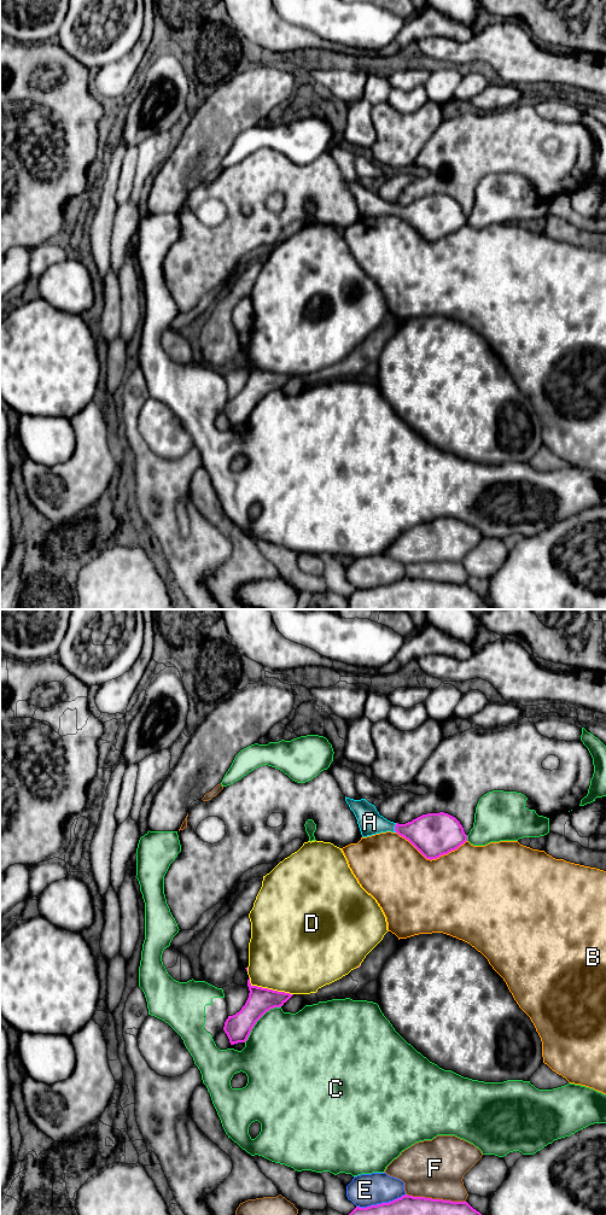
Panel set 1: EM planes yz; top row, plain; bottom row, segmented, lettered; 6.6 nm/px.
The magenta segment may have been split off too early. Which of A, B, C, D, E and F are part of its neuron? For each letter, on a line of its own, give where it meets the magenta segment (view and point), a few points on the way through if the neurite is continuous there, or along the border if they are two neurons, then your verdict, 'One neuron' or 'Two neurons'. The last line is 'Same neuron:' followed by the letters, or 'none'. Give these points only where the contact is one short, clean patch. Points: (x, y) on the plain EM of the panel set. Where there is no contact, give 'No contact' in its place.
A: Touches magenta at yz (395, 210). Path across: yz (431, 216), (395, 210), (369, 204). One neuron
B: Touches magenta at yz (431, 241). Two neurons
C: Touches magenta at yz (258, 401). Two neurons
D: Touches magenta at yz (267, 371). Two neurons
E: Touches magenta at yz (382, 585). Two neurons
F: Touches magenta at yz (436, 582). Two neurons
Same neuron: A

